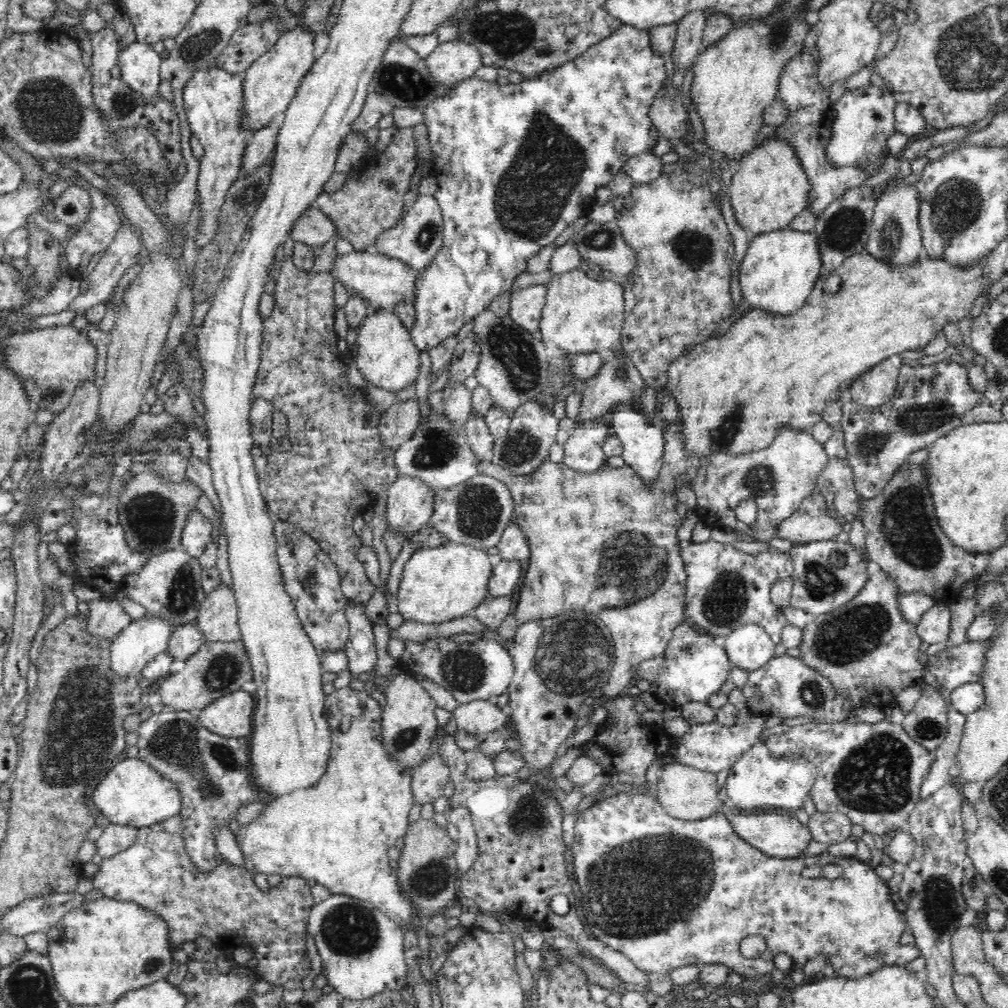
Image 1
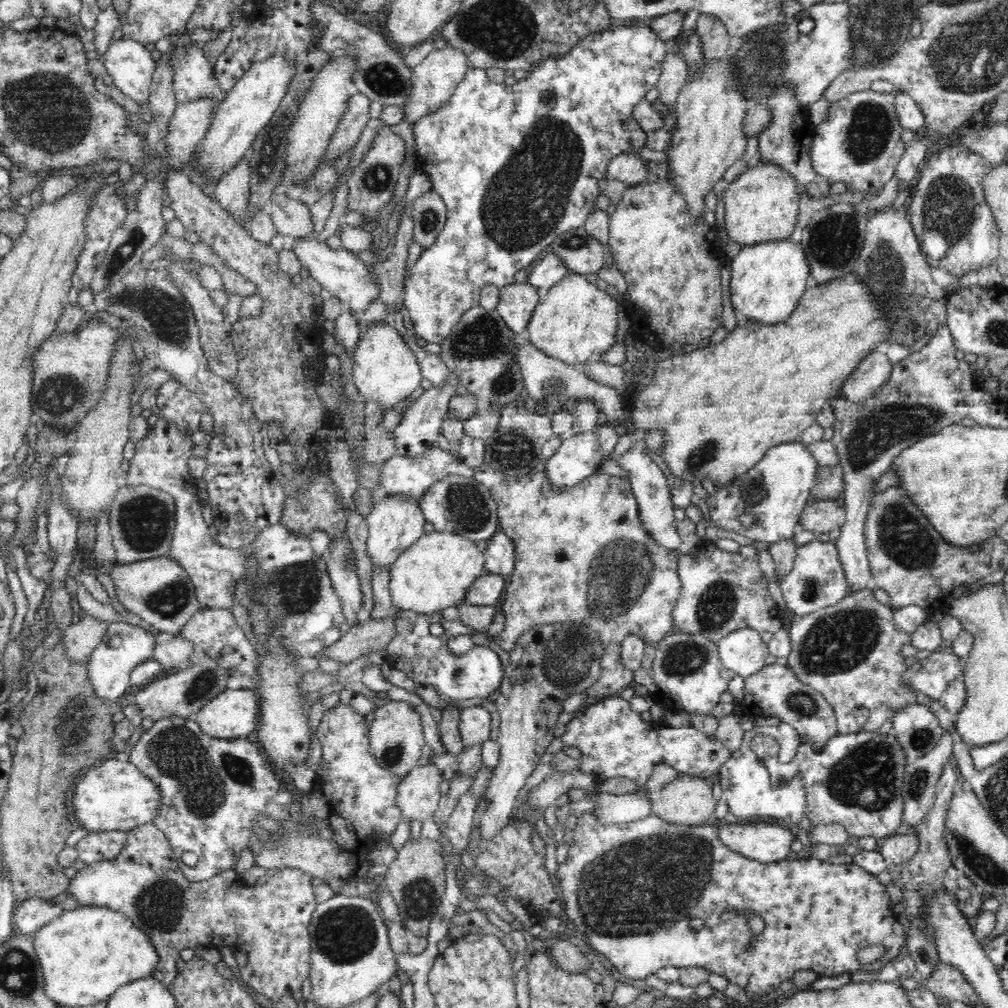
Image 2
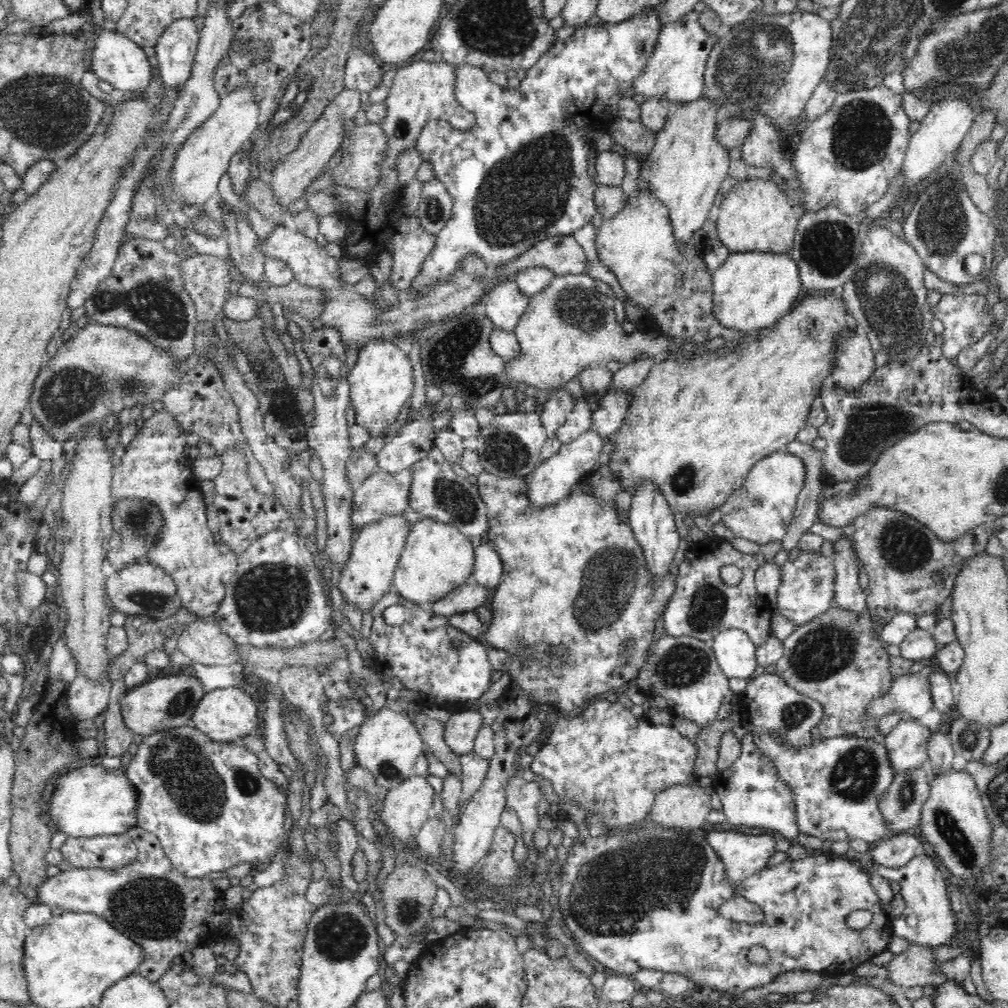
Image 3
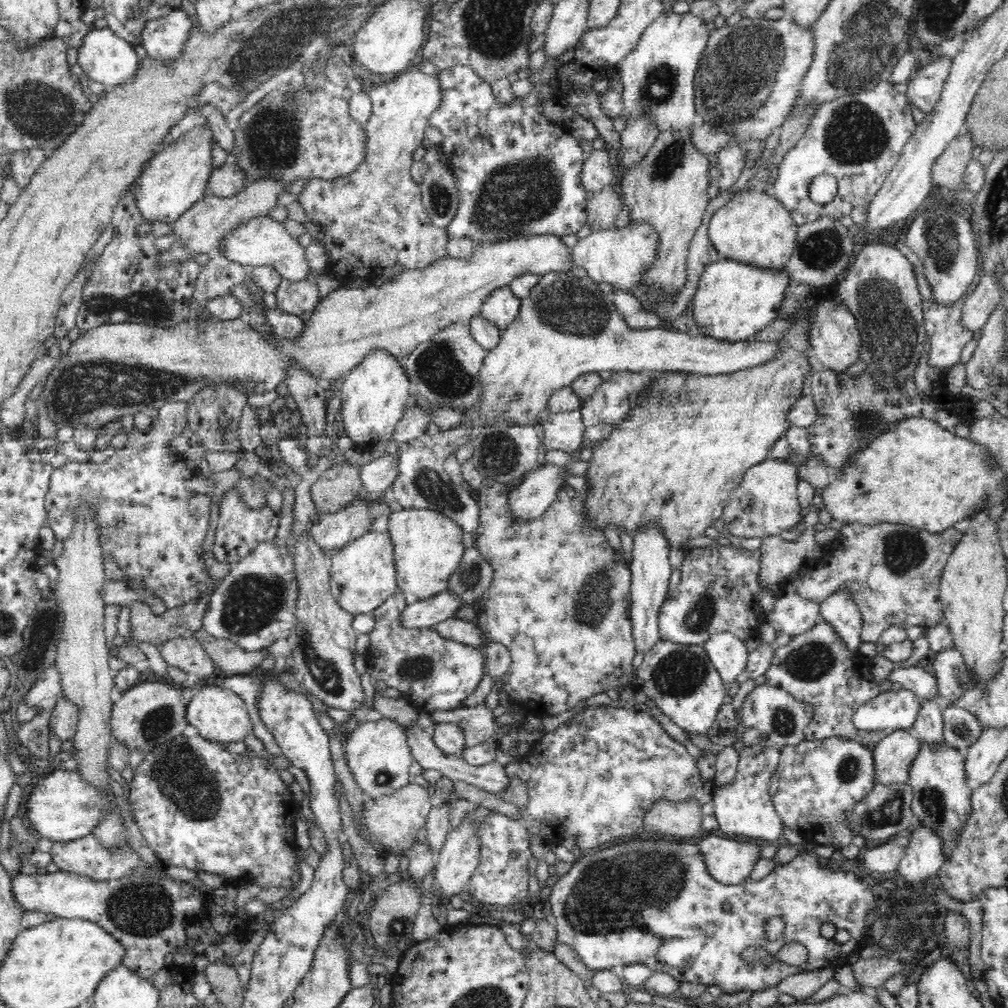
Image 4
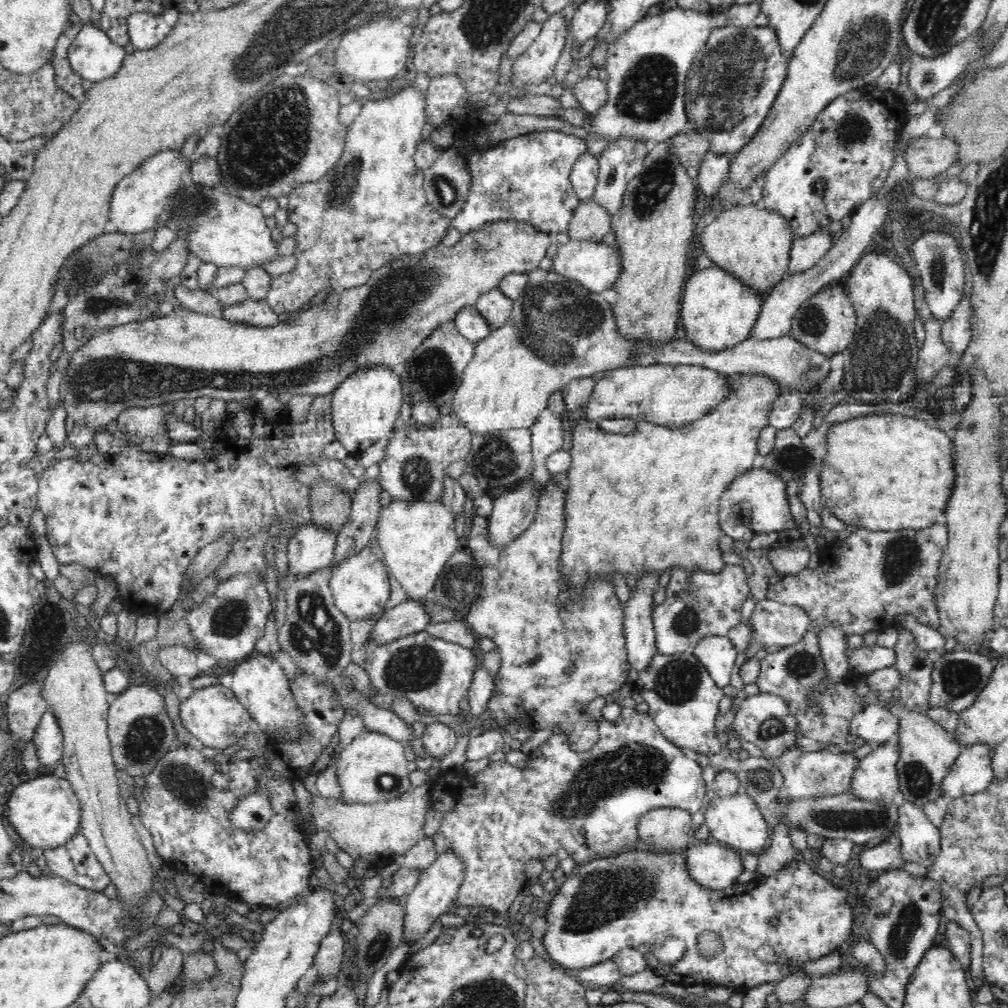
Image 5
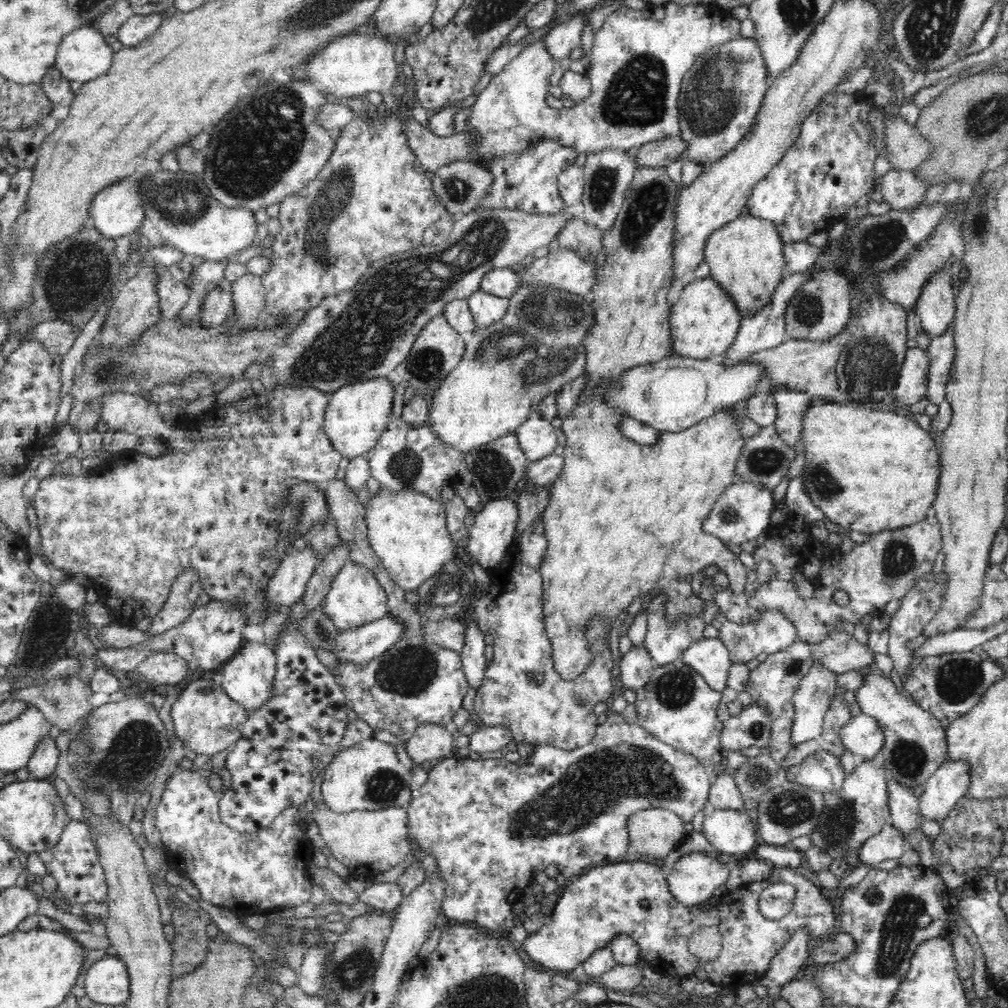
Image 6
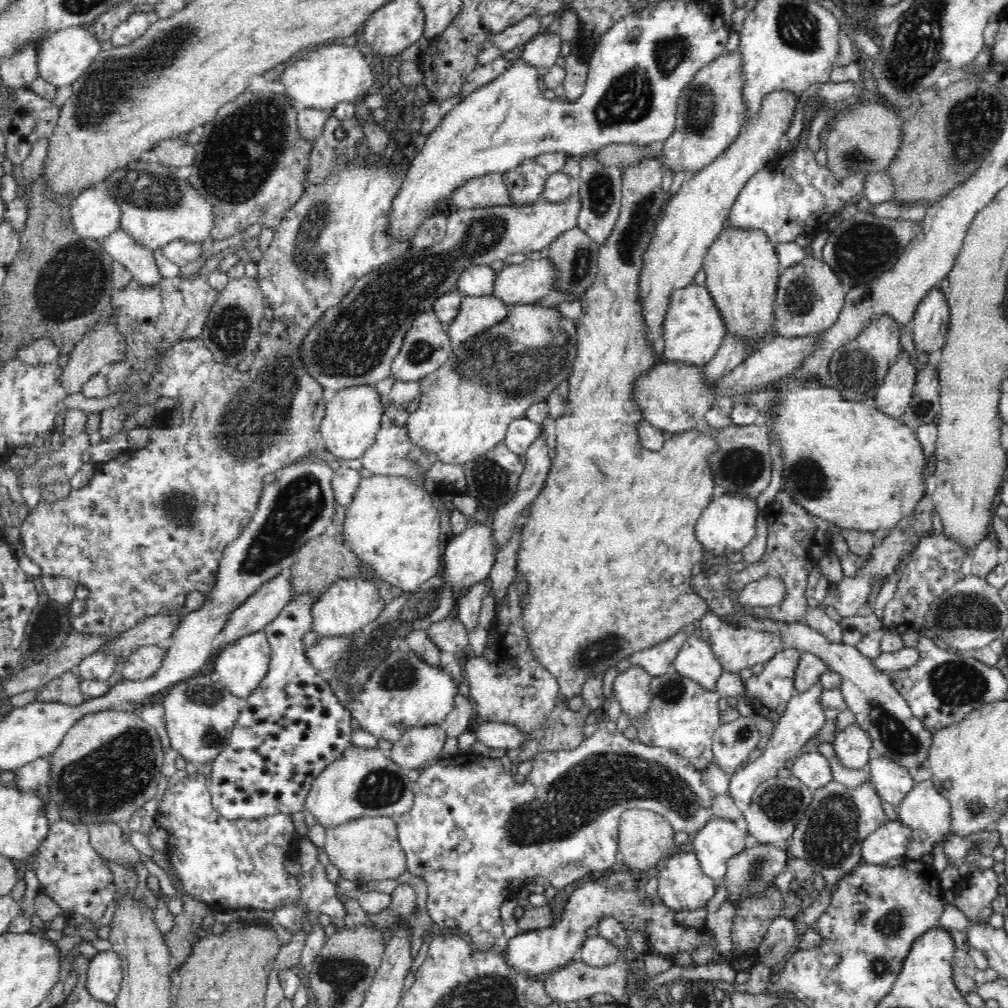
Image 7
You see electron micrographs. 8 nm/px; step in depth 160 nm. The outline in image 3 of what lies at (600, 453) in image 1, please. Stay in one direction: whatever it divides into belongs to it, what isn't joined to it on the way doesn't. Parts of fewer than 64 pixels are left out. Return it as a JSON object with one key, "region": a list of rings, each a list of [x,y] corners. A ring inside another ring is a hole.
{"region":[[[590,430],[583,432],[576,440],[564,443],[555,455],[543,459],[531,474],[526,477],[532,503],[543,507],[566,498],[572,492],[572,488],[577,486],[578,482],[584,481],[595,472],[594,466],[598,464],[602,446],[604,446],[603,438],[598,436],[598,433]]]}

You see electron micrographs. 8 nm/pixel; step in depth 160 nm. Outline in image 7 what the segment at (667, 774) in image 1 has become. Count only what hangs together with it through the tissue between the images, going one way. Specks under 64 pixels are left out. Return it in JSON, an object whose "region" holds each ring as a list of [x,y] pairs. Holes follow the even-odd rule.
{"region":[[[630,809],[621,815],[619,822],[619,839],[618,847],[619,865],[630,869],[634,872],[643,873],[648,871],[652,866],[662,858],[664,852],[670,848],[676,848],[676,831],[672,823],[660,814],[645,809]]]}

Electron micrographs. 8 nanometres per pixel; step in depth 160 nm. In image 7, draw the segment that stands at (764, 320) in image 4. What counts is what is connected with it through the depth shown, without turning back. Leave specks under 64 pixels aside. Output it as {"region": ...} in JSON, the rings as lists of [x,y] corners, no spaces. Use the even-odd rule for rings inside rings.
{"region":[[[694,283],[674,292],[663,327],[665,348],[662,360],[684,361],[698,366],[714,358],[722,346],[722,340],[729,334],[726,322],[707,286],[696,286]]]}

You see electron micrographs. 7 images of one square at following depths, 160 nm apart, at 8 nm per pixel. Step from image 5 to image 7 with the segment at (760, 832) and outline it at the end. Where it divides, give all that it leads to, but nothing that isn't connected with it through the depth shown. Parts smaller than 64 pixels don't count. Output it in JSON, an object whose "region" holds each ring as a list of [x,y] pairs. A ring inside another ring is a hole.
{"region":[[[714,817],[693,838],[694,854],[707,876],[718,884],[726,874],[726,862],[746,848],[748,830],[736,821]]]}

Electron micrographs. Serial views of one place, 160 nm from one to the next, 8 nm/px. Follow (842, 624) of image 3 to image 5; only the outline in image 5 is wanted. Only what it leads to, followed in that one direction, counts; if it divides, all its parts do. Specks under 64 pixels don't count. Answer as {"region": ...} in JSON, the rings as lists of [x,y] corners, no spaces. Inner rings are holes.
{"region":[[[807,631],[796,644],[768,653],[760,662],[760,674],[756,684],[759,692],[768,692],[784,697],[792,714],[798,719],[797,744],[806,752],[822,749],[828,744],[836,744],[845,752],[852,752],[863,746],[866,741],[855,736],[850,730],[850,722],[859,712],[866,708],[864,695],[852,686],[860,676],[846,673],[842,680],[830,680],[826,675],[826,665],[822,659],[819,634]]]}

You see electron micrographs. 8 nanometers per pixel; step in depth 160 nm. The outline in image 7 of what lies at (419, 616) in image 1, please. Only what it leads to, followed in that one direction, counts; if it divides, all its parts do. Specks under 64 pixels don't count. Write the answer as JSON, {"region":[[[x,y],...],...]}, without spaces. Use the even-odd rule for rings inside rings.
{"region":[[[374,475],[372,478],[362,479],[352,504],[347,506],[346,522],[344,522],[345,536],[342,541],[356,554],[359,561],[370,563],[382,580],[406,593],[418,588],[433,576],[441,574],[445,550],[440,544],[439,516],[434,498],[421,486],[416,486],[402,478]]]}

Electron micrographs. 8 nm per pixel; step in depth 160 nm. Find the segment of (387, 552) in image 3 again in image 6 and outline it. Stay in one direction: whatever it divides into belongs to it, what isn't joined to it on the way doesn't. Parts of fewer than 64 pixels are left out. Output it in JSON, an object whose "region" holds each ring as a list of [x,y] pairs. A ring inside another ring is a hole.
{"region":[[[356,561],[346,562],[344,568],[335,576],[332,588],[322,602],[324,611],[342,630],[359,627],[382,618],[389,612],[389,604],[385,588],[379,582],[373,569]]]}

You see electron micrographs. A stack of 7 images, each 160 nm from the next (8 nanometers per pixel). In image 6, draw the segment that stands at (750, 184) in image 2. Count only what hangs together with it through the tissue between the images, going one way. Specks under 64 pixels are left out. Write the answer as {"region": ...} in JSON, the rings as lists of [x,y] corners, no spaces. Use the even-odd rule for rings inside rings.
{"region":[[[750,214],[739,216],[728,224],[723,224],[706,240],[704,261],[710,266],[710,276],[731,294],[745,318],[754,316],[757,310],[760,310],[764,305],[768,305],[768,302],[772,300],[772,294],[782,282],[785,272],[784,244],[781,232],[778,231],[778,226],[774,221]]]}

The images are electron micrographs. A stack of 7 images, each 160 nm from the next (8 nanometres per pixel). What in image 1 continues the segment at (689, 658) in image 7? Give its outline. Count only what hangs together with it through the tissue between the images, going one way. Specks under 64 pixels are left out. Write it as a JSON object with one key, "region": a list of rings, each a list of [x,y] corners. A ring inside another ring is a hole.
{"region":[[[750,623],[725,637],[725,649],[731,666],[753,671],[764,666],[773,656],[776,643],[762,626]]]}

